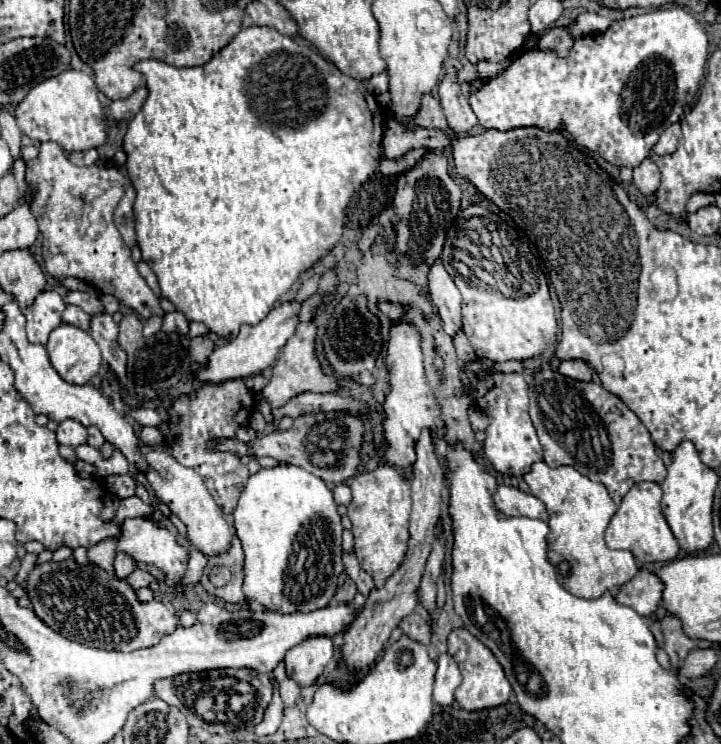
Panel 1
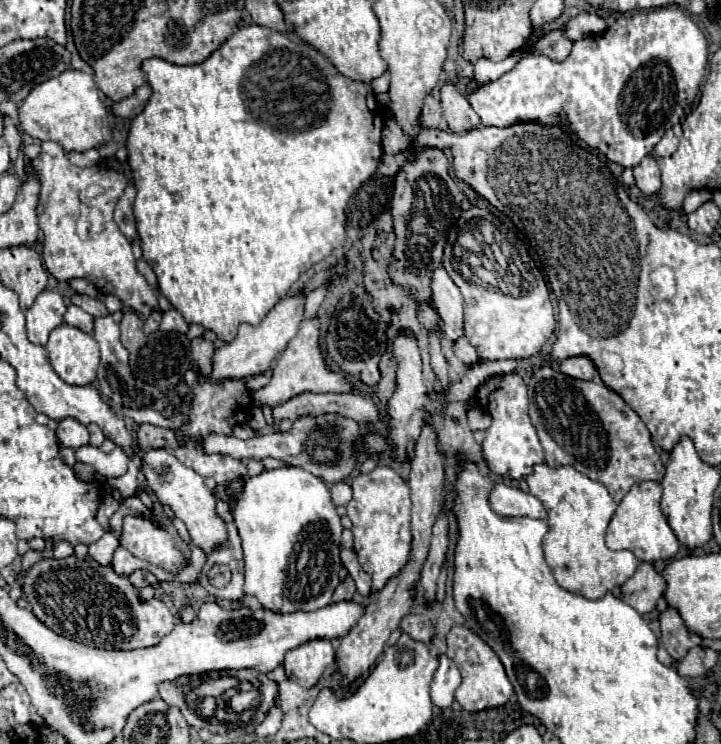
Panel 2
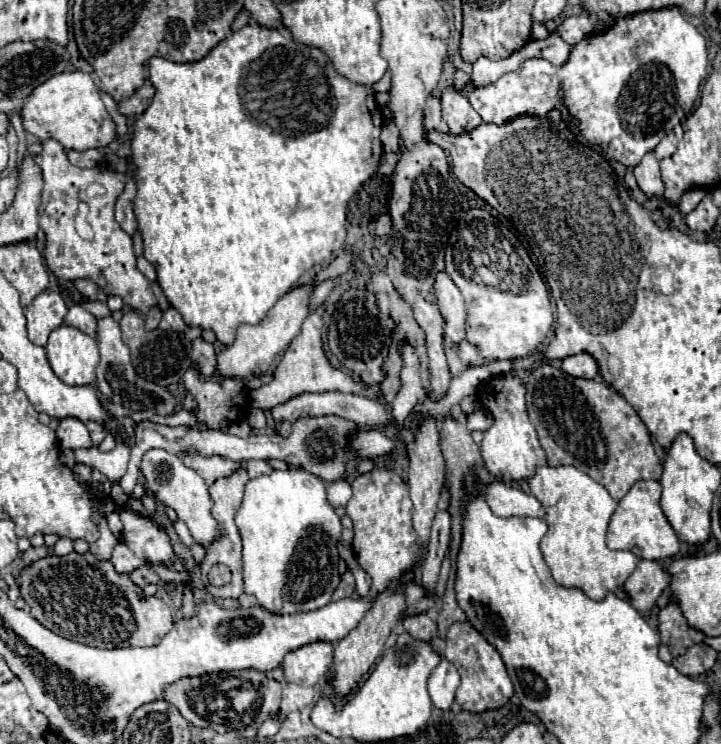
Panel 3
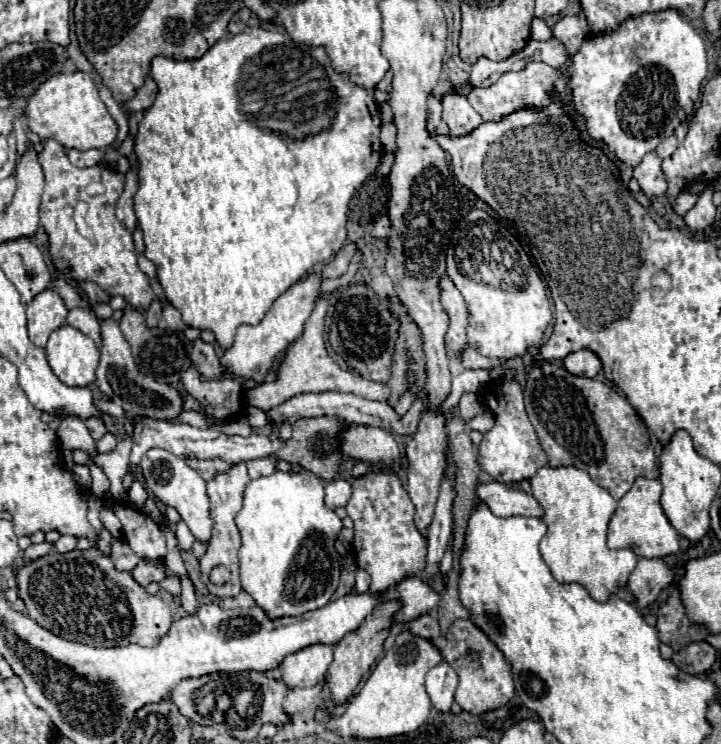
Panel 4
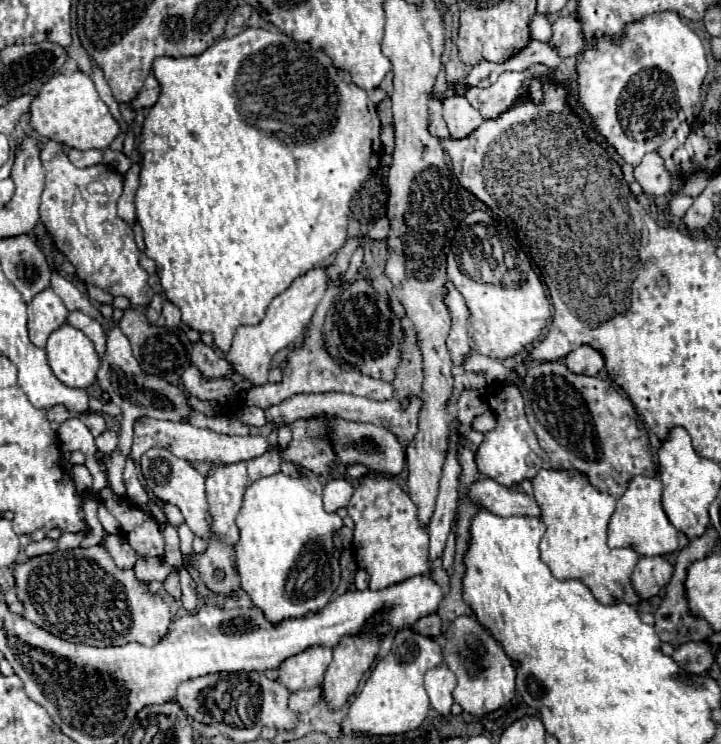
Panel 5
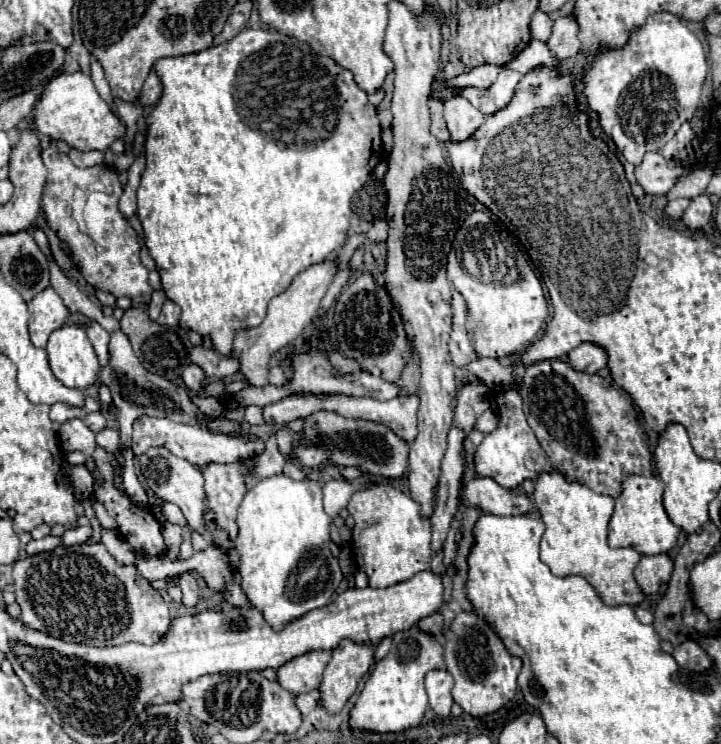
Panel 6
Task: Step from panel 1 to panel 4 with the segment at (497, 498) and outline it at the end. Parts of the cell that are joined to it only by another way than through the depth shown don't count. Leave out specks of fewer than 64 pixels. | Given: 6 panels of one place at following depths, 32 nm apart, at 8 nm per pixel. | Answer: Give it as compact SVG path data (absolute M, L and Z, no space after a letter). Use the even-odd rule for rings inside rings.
M496 480L482 482L476 486L476 498L482 500L496 516L536 516L542 518L544 510L534 496L514 490Z

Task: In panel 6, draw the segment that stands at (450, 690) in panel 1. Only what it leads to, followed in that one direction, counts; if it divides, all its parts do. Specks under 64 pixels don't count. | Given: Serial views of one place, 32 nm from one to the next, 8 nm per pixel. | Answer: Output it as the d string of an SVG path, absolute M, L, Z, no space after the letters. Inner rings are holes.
M432 670L426 674L426 692L428 692L428 704L436 712L436 716L446 718L450 716L450 706L452 706L452 690L454 680L448 674L448 670Z

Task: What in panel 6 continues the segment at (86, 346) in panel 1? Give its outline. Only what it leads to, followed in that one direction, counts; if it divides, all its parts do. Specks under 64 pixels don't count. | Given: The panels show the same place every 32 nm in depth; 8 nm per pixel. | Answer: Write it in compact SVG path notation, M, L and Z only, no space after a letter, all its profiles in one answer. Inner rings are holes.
M64 324L50 334L46 352L54 376L64 386L84 390L96 382L100 364L84 328Z

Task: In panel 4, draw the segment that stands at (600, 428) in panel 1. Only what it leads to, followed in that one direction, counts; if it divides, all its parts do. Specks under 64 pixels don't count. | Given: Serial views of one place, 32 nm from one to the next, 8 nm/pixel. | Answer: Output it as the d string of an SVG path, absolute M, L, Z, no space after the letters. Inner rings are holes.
M552 362L534 364L524 386L526 414L536 428L540 446L548 454L550 466L576 466L586 470L596 484L620 500L638 476L658 478L654 450L648 430L636 410L610 382L574 376L564 366Z

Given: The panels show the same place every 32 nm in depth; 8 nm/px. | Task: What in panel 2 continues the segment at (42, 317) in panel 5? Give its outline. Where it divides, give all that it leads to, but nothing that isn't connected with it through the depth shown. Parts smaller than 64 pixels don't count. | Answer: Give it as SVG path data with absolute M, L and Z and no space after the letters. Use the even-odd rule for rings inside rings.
M44 290L26 310L28 340L32 344L44 346L48 342L48 334L62 324L64 312L66 312L64 298L58 292Z

